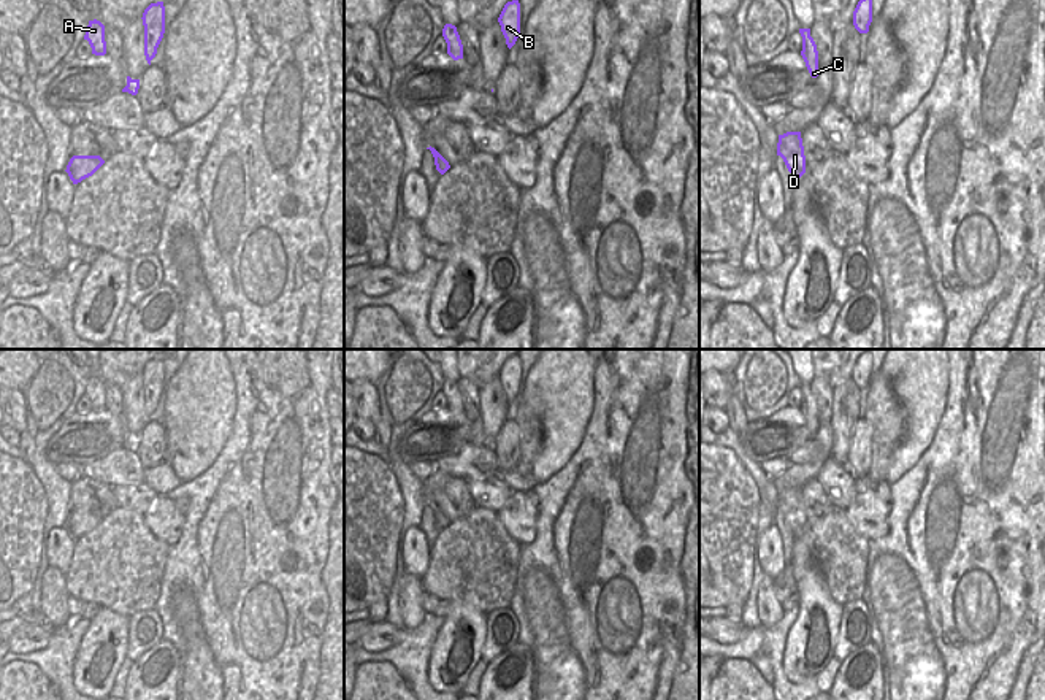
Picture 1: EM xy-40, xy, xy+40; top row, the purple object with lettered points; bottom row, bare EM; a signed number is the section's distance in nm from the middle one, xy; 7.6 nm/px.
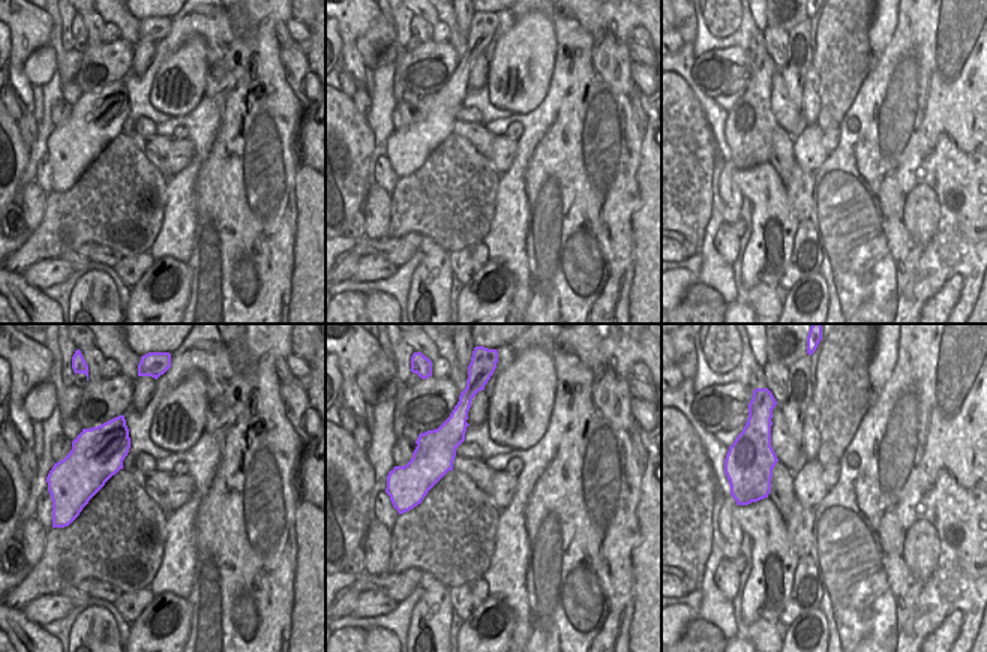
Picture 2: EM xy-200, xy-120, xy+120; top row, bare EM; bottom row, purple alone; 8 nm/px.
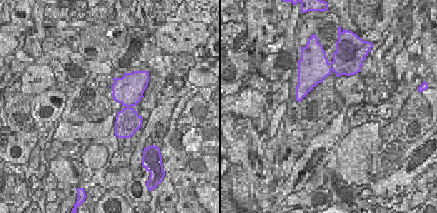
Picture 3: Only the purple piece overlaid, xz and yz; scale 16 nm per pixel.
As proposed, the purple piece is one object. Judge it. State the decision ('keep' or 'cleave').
cleave

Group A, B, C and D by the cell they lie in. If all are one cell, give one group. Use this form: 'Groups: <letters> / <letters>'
Groups: A C D / B

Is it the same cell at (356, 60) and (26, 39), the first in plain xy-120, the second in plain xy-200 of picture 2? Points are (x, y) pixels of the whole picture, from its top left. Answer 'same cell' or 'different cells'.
different cells

